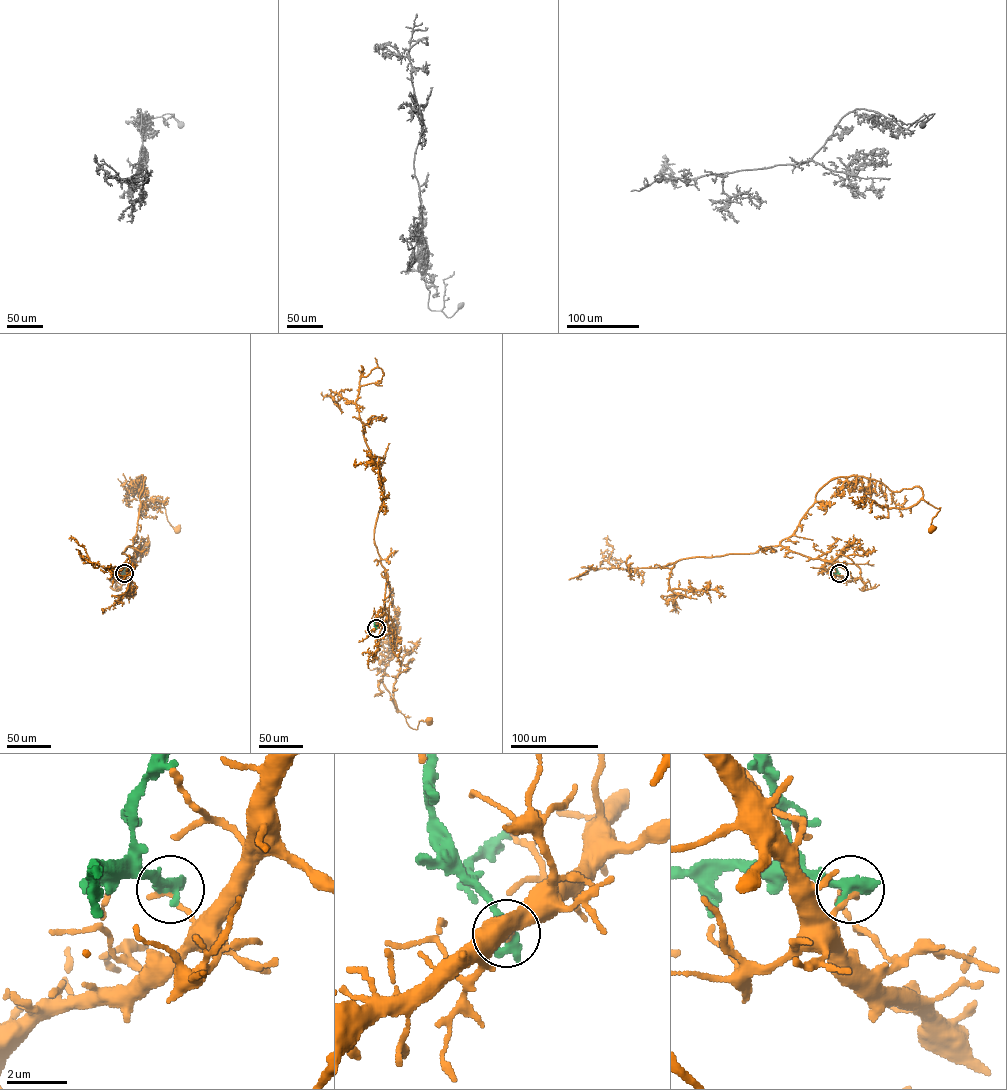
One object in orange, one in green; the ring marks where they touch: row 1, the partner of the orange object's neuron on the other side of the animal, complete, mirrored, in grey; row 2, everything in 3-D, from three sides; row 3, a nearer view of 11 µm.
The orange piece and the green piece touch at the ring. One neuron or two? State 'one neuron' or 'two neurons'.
two neurons

